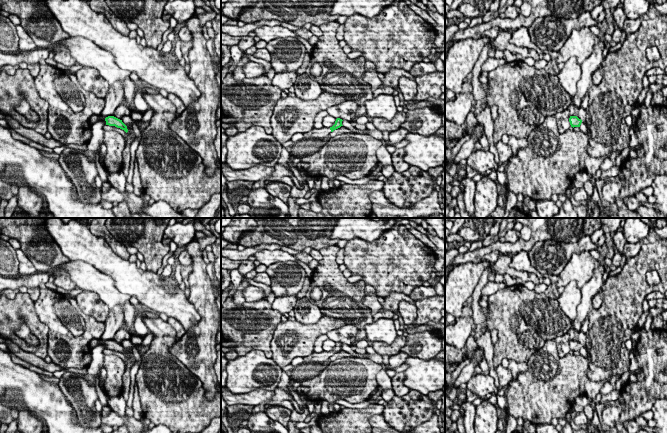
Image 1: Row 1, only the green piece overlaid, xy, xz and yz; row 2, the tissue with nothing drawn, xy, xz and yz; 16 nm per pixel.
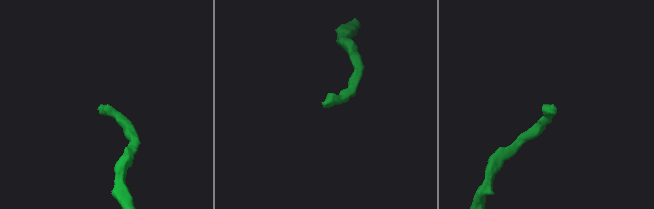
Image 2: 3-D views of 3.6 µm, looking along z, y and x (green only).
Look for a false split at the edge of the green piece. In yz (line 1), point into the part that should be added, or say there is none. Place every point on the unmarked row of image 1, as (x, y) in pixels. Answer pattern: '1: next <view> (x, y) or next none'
1: next none

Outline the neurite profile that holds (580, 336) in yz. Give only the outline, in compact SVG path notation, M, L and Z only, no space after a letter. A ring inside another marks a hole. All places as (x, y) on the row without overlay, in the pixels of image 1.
M579 331L575 334L576 340L582 344L582 347L580 349L580 355L582 355L584 358L587 358L587 349L586 349L586 334L582 331Z

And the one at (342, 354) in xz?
M341 350L340 352L331 356L328 362L331 362L331 361L334 361L334 360L337 360L337 359L341 359L341 358L346 358L346 357L362 358L363 354L359 354L359 355L357 355L356 353L355 354L350 354L350 353L348 353L344 350Z

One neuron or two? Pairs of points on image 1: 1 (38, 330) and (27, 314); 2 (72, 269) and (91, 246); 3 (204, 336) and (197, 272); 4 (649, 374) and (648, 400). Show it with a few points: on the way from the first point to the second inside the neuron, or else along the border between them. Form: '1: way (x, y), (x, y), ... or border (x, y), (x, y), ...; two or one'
1: way (36, 326), (30, 318); one
2: border (70, 260), (83, 260), (92, 264), (100, 271); two
3: way (205, 320), (205, 303), (201, 295), (201, 288); one
4: way (648, 380), (648, 394); one

